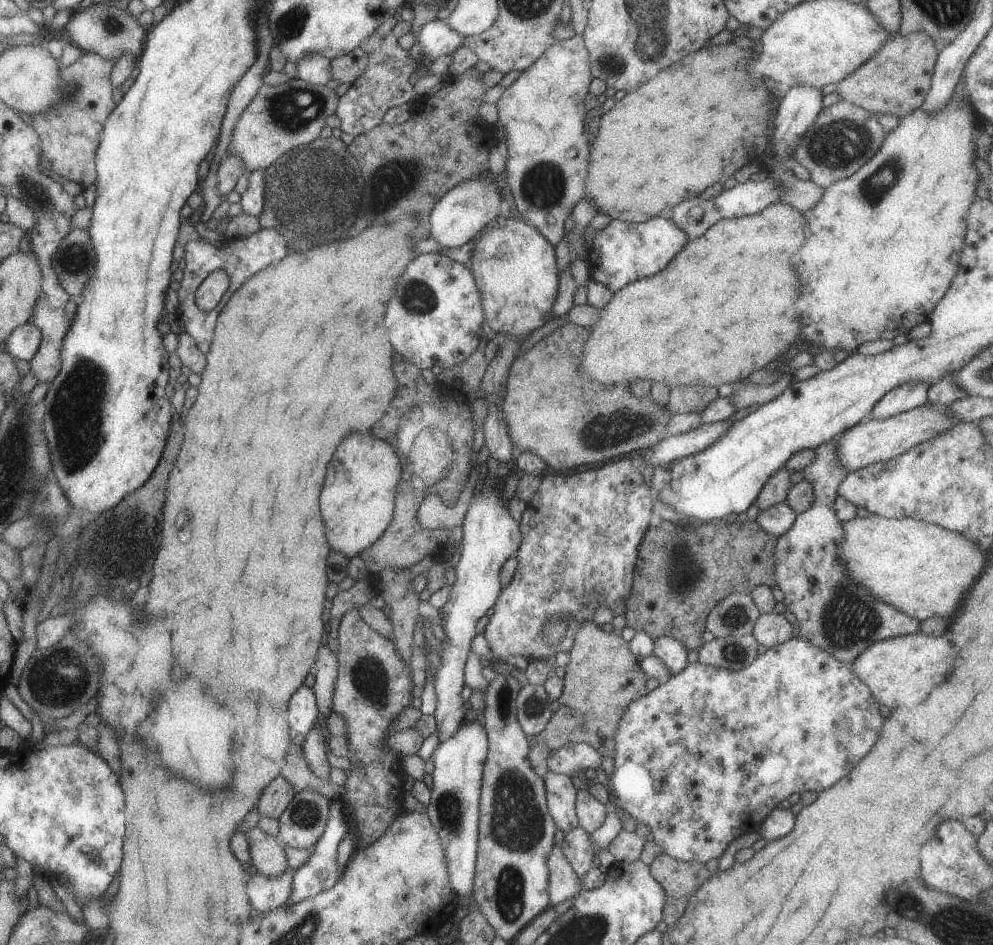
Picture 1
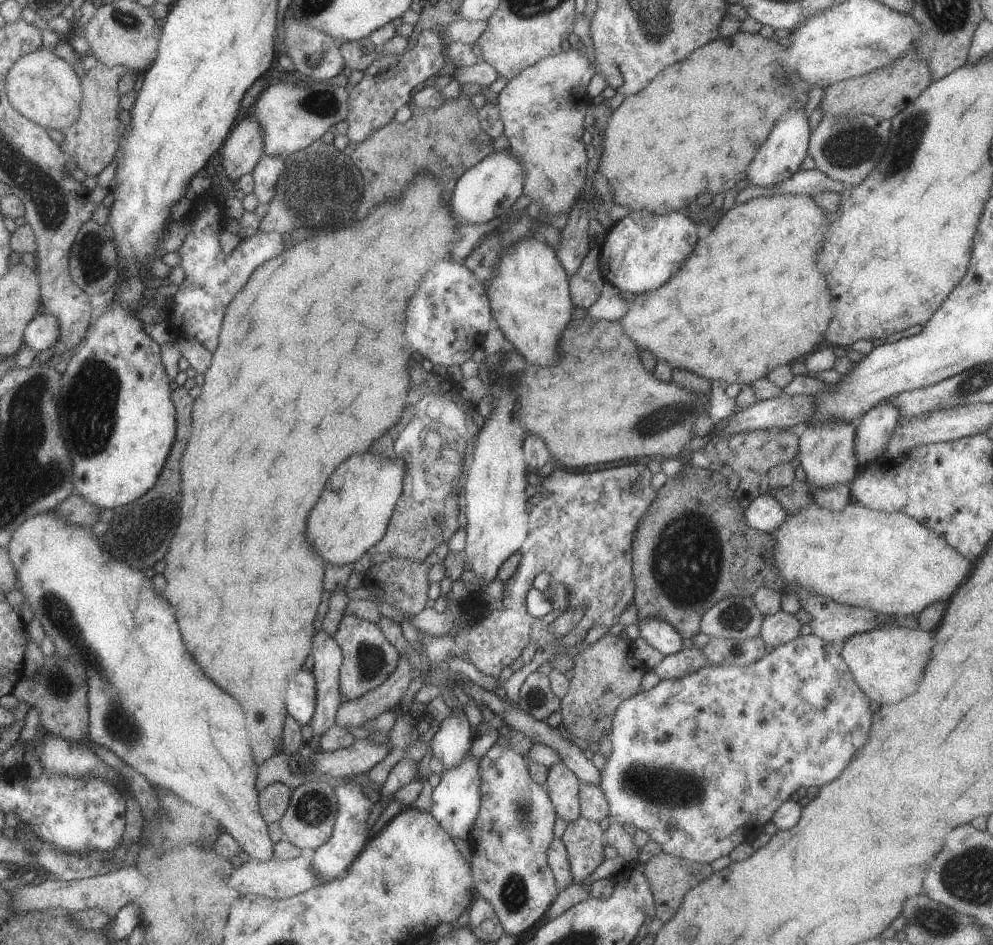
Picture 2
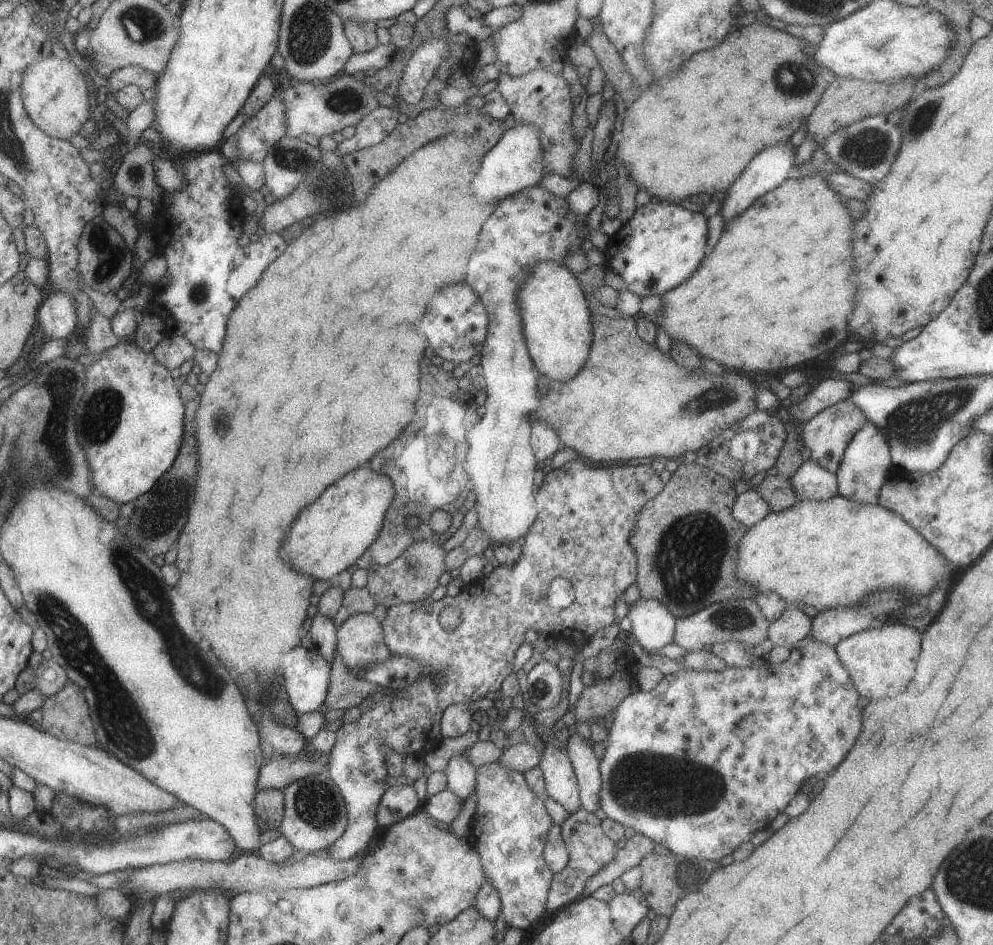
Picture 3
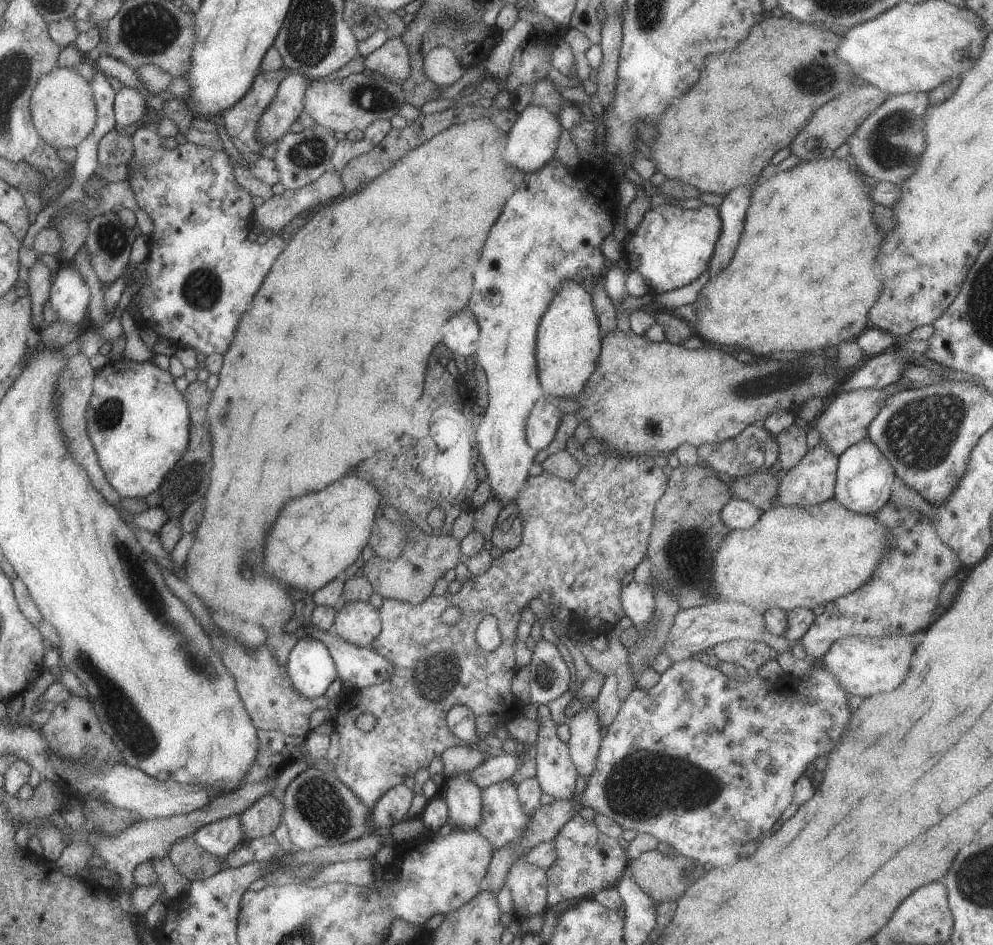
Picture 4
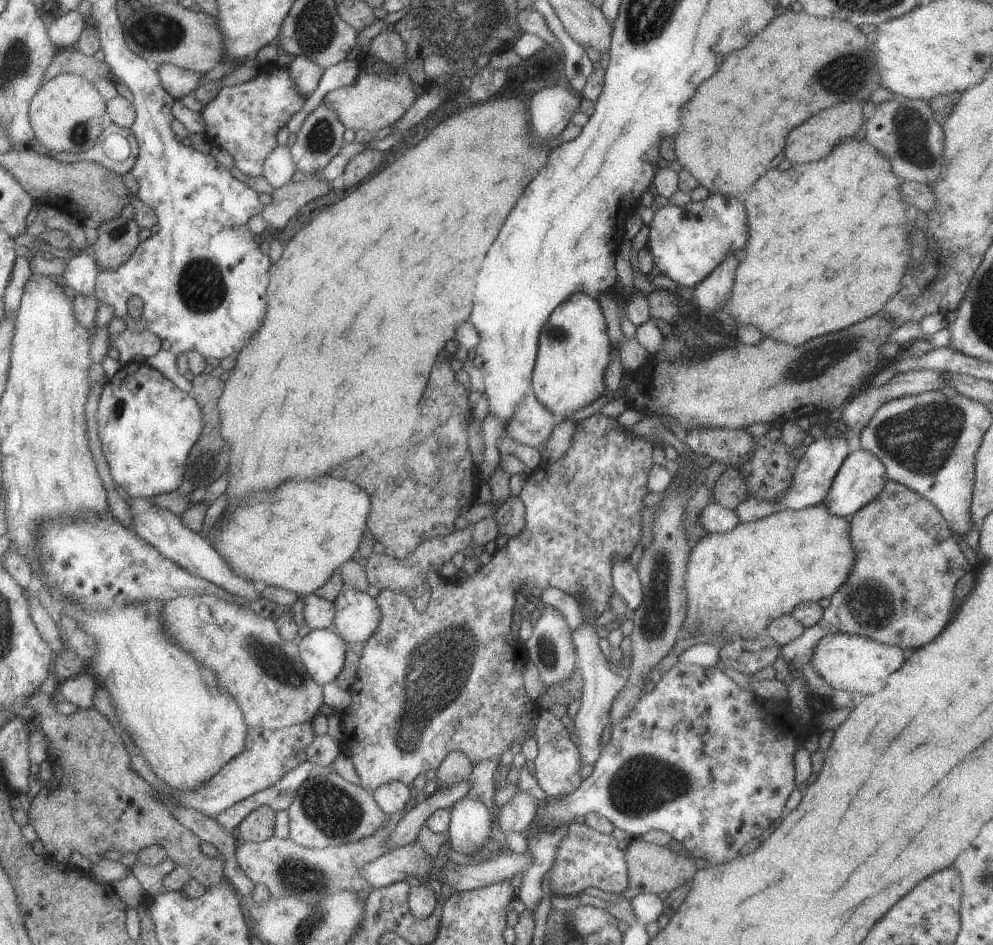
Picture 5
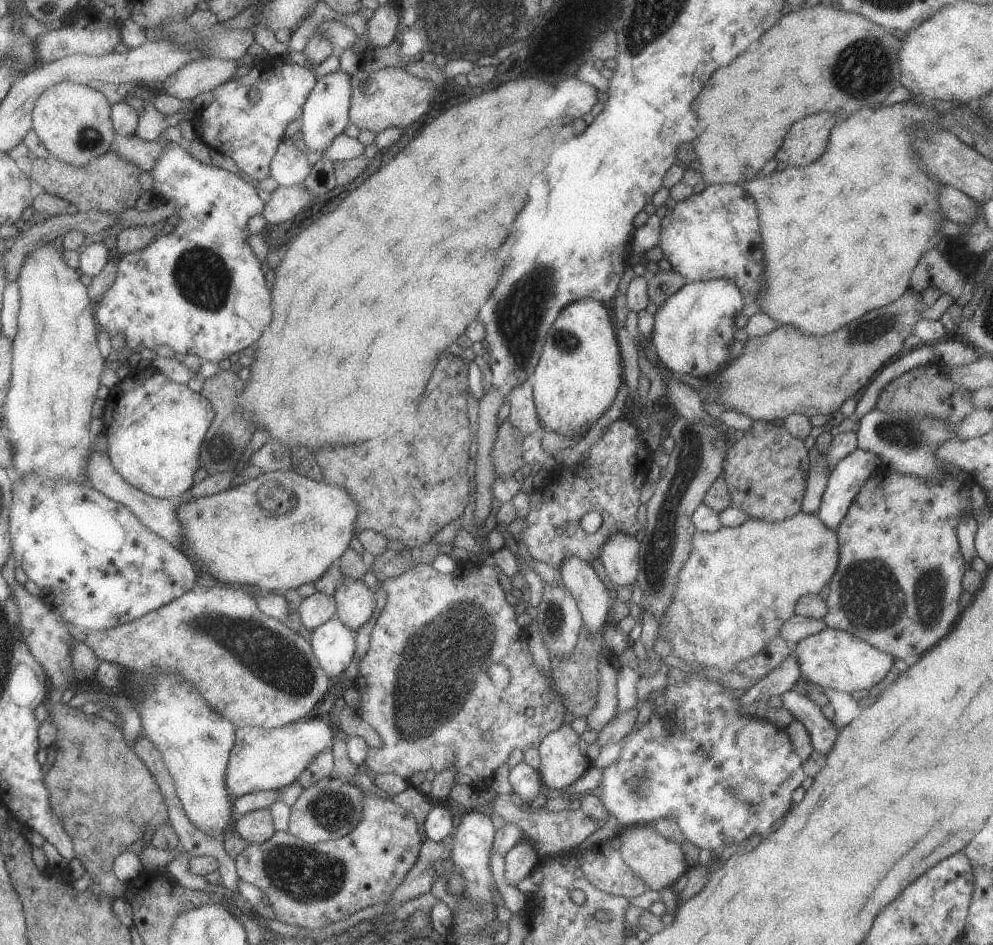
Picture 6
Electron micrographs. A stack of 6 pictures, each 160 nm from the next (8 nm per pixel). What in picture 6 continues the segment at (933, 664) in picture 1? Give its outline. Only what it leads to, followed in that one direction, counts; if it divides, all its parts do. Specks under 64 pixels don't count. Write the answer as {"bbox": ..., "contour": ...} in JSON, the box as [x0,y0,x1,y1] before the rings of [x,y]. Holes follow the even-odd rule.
{"bbox":[793,626,893,694],"contour":[[[827,626],[818,633],[798,640],[795,643],[793,654],[801,676],[809,683],[816,684],[822,689],[835,689],[849,694],[861,689],[869,690],[893,666],[891,656],[873,648],[850,632]]]}

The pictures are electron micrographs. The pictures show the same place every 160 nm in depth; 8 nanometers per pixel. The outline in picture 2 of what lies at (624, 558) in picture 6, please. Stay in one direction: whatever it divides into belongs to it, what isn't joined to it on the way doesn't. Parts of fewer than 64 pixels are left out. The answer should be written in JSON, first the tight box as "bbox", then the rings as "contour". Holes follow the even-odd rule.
{"bbox":[638,617,683,656],"contour":[[[649,617],[639,619],[638,636],[663,656],[672,655],[683,648],[680,634],[666,620]]]}

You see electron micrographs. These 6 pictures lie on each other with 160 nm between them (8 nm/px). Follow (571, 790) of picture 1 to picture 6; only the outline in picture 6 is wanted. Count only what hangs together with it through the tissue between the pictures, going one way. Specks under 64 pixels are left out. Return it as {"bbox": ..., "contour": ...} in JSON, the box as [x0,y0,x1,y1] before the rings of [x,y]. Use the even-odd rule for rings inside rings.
{"bbox":[537,723,591,789],"contour":[[[567,723],[541,739],[537,748],[540,756],[537,770],[548,789],[571,786],[591,767],[591,762],[579,751],[580,742],[579,736]]]}

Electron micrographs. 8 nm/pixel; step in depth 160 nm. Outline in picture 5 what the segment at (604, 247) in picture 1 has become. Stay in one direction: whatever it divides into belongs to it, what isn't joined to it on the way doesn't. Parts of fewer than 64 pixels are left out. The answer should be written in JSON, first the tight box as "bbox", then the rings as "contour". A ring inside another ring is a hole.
{"bbox":[645,193,748,286],"contour":[[[711,193],[707,198],[692,202],[683,206],[667,204],[655,209],[653,218],[648,224],[648,238],[645,247],[649,249],[653,257],[654,266],[659,274],[663,274],[683,286],[695,286],[700,283],[729,253],[739,256],[743,254],[748,237],[748,220],[744,202],[738,198],[723,196],[719,193]]]}

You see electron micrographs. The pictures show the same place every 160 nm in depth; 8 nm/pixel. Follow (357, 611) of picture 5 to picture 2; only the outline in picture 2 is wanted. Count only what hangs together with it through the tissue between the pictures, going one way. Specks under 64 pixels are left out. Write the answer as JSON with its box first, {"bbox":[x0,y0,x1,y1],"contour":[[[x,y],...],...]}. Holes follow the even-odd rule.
{"bbox":[333,614,401,700],"contour":[[[344,614],[333,637],[342,652],[338,689],[343,700],[356,699],[367,691],[377,688],[395,670],[401,657],[375,623],[355,615]]]}

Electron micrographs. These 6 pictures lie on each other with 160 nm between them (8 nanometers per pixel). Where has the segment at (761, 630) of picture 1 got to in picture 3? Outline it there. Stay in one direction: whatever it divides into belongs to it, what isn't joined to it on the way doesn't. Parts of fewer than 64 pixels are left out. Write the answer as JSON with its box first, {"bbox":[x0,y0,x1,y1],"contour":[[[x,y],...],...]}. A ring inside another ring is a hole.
{"bbox":[768,603,812,646],"contour":[[[787,603],[777,620],[768,624],[768,638],[774,645],[791,646],[802,641],[812,629],[812,618],[805,615],[795,605]]]}

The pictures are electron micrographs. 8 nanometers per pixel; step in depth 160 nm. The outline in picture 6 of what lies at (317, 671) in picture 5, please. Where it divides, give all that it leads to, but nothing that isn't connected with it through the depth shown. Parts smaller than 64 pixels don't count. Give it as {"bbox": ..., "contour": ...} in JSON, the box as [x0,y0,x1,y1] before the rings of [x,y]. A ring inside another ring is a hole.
{"bbox":[305,616,356,681],"contour":[[[333,616],[305,635],[323,672],[336,681],[353,658],[356,632]]]}

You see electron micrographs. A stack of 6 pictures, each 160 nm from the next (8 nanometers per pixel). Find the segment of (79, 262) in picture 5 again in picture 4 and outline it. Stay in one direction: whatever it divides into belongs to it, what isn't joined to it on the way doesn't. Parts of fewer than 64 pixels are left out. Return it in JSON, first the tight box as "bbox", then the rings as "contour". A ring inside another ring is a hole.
{"bbox":[48,264,90,324],"contour":[[[73,264],[59,265],[53,283],[50,284],[48,298],[57,319],[80,324],[87,312],[90,290]]]}

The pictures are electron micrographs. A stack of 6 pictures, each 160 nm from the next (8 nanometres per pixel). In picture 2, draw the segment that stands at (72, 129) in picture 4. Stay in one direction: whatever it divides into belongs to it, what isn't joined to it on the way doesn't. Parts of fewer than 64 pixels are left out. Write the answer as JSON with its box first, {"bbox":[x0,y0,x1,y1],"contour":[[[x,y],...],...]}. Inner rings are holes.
{"bbox":[5,47,82,131],"contour":[[[42,47],[21,55],[6,72],[5,92],[11,106],[27,120],[46,128],[61,131],[80,115],[82,88],[80,77],[69,63]]]}

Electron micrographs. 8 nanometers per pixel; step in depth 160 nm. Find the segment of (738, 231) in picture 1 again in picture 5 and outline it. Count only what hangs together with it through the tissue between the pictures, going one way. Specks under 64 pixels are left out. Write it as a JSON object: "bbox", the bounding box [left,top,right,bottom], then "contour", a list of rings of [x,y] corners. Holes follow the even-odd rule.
{"bbox":[723,137,913,346],"contour":[[[854,137],[839,141],[825,158],[818,161],[791,165],[784,171],[769,168],[761,178],[753,183],[743,200],[748,220],[745,256],[735,268],[733,286],[724,303],[723,311],[733,316],[736,326],[738,324],[753,325],[761,331],[762,336],[771,336],[771,339],[787,342],[791,346],[803,344],[809,338],[814,339],[817,336],[847,328],[872,314],[879,313],[886,300],[889,300],[899,290],[900,280],[906,273],[908,262],[911,260],[910,240],[907,236],[913,224],[907,220],[905,216],[907,206],[901,202],[901,194],[897,192],[902,182],[891,171],[885,155],[876,151],[875,147],[870,147],[865,139],[855,140]]]}

